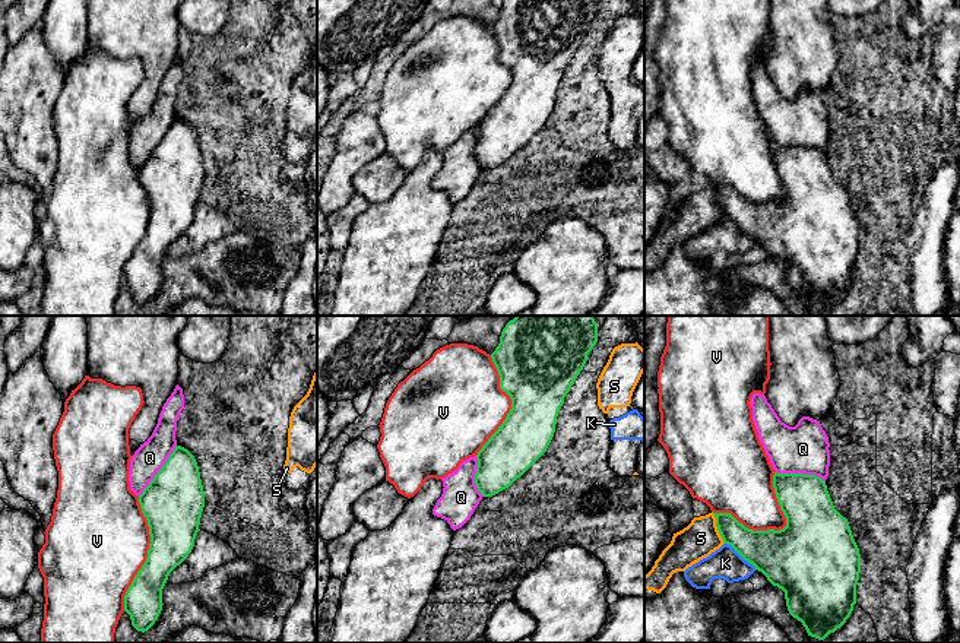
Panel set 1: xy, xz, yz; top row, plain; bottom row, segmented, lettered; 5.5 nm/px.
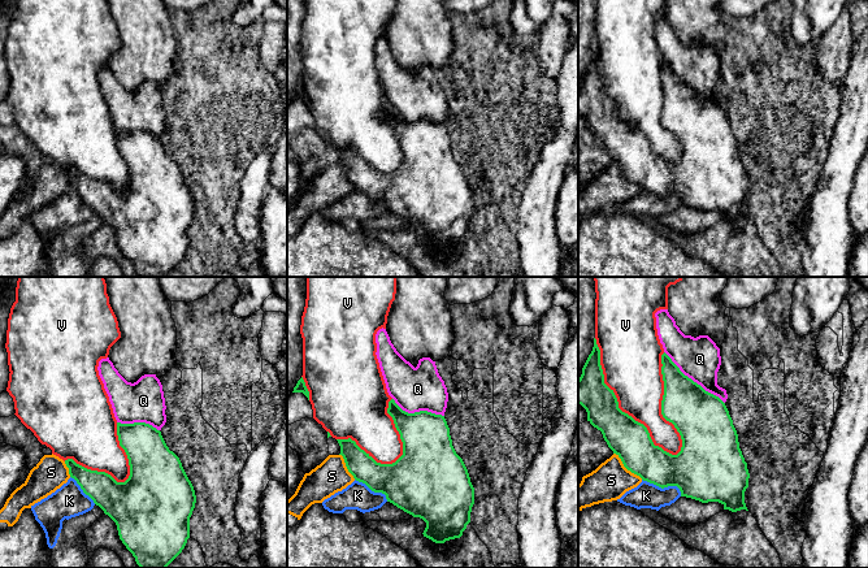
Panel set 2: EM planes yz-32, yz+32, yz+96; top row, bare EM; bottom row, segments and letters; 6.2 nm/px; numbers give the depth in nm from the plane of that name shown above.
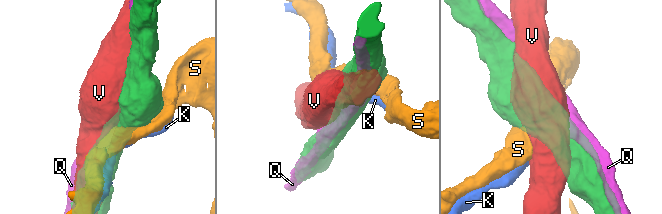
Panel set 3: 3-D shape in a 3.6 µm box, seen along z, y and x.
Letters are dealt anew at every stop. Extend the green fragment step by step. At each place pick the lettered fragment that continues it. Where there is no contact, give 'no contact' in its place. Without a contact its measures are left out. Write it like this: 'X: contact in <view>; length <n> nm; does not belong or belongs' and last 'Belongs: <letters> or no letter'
K: contact in yz; length 220 nm; does not belong
Q: contact in xy; length 360 nm; belongs
S: contact in yz; length 190 nm; does not belong
V: contact in yz; length 420 nm; does not belong
Belongs: Q

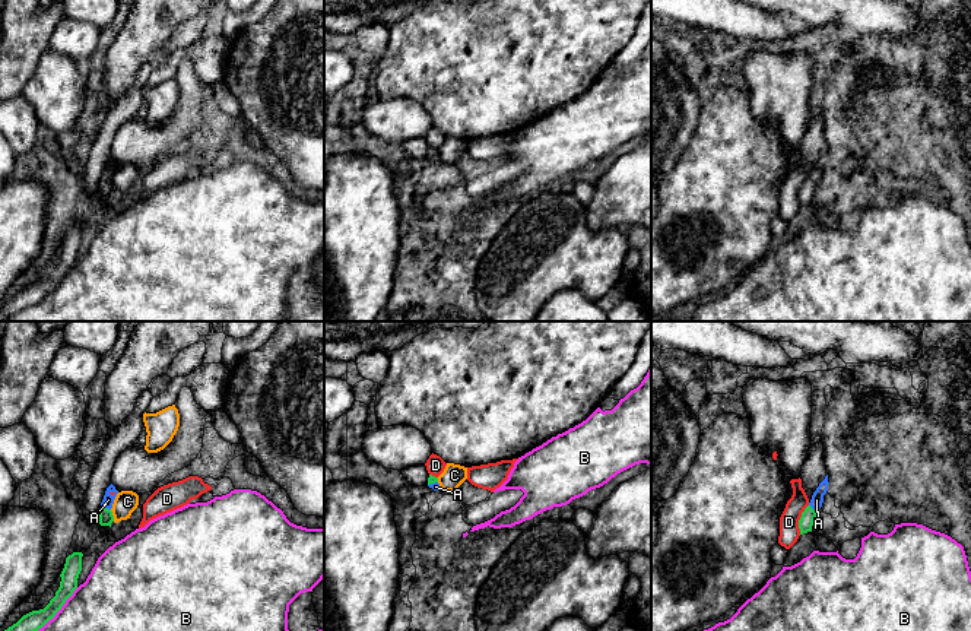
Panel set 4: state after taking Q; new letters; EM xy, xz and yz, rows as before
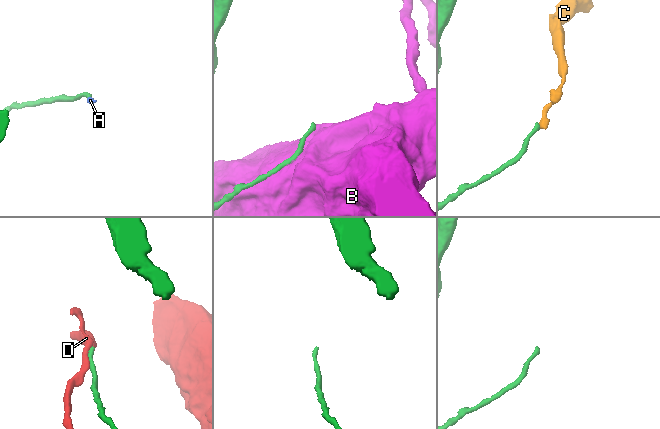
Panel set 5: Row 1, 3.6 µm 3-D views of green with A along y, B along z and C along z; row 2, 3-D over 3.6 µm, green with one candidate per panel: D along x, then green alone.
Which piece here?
A: contact in xy; length 60 nm; belongs
B: contact in xy; length 340 nm; does not belong
C: contact in xy; length 70 nm; does not belong
D: contact in yz; length 180 nm; does not belong
Belongs: A

